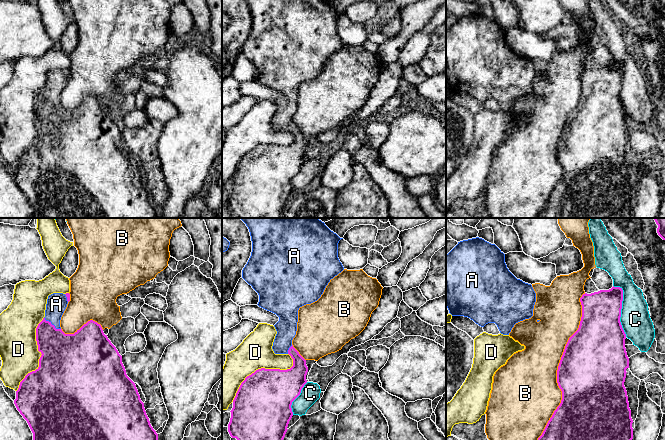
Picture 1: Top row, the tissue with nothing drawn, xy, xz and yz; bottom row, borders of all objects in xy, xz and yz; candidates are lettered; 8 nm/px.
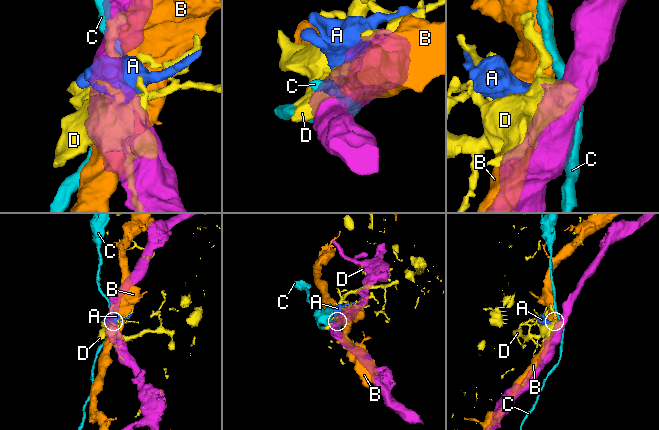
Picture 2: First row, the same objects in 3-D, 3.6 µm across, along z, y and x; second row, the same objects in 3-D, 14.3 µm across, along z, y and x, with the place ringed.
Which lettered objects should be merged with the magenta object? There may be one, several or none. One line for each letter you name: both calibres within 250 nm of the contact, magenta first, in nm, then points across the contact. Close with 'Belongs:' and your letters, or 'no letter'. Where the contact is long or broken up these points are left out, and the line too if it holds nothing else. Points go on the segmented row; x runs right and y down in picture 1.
A: 320 nm thick on the magenta side, 160 nm on the other
Belongs: A

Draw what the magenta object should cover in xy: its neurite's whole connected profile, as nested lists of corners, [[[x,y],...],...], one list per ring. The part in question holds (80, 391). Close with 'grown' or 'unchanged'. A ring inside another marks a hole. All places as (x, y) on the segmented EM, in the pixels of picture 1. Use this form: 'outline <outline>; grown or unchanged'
outline [[[69,293],[48,296],[45,317],[36,328],[38,351],[42,354],[39,367],[25,376],[16,391],[14,404],[27,421],[33,440],[158,440],[136,385],[126,374],[122,356],[101,325],[90,320],[74,334],[62,331],[60,320],[69,301]]]; grown

